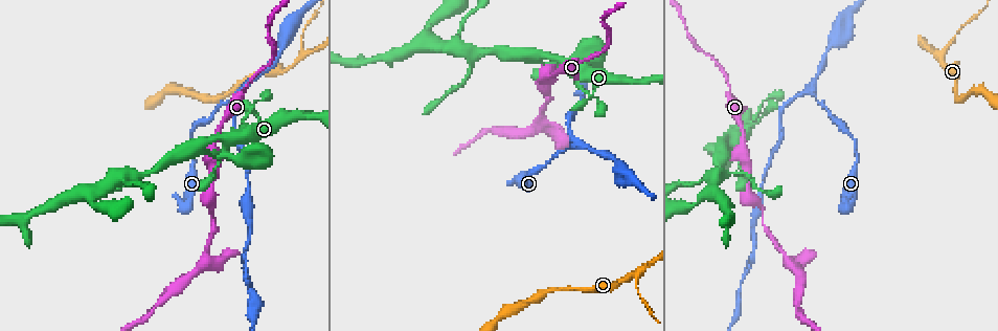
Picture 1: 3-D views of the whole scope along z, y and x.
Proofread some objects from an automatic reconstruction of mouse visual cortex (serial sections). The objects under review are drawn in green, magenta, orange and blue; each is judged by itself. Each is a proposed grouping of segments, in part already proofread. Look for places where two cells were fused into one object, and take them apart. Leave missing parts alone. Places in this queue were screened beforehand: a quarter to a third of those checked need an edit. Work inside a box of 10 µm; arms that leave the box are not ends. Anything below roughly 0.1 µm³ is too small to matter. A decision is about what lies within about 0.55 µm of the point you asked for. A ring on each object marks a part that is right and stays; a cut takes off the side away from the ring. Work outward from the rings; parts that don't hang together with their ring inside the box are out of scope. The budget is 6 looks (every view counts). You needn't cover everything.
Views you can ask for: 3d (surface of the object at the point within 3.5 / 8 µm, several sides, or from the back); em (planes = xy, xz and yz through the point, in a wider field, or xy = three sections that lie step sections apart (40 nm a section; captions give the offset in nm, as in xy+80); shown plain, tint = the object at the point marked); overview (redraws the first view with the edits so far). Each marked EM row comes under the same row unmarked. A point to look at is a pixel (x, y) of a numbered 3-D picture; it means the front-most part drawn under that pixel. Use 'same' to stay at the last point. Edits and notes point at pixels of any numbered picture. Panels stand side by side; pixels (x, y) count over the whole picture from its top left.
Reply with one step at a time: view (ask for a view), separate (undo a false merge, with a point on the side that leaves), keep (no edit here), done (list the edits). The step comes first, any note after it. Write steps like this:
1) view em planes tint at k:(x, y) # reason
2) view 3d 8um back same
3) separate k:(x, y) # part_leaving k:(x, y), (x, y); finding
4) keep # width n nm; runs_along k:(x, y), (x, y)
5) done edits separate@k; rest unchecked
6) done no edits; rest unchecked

view 3d 8um at 1:(941, 57) # arms part here

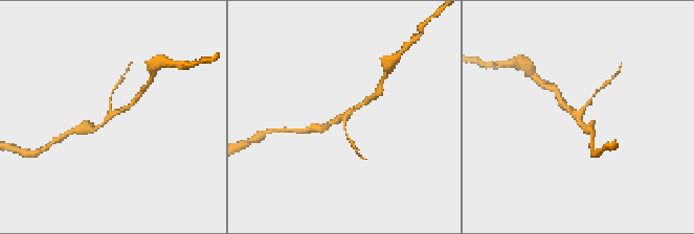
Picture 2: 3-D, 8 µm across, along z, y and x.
view em xy step 2 tint same # arms 3; arm_widths 100, 150, 150 nm

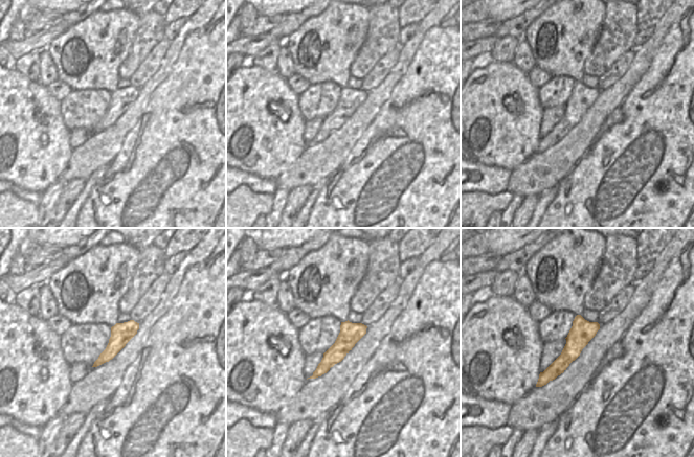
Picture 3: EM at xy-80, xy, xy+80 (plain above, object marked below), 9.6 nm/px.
keep # runs_along 2:(86, 130), (109, 117), (113, 90); all the same cell

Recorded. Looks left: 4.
view 3d 3.5um back at 1:(573, 146) # abrupt turn

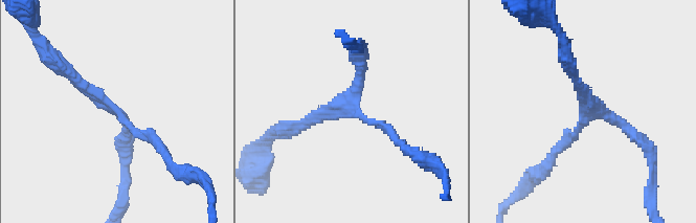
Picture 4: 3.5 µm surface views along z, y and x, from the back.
view em xy step 5 tint at 4:(122, 117) # arms 3; arm_widths 150, 150, 200 nm; need the tissue

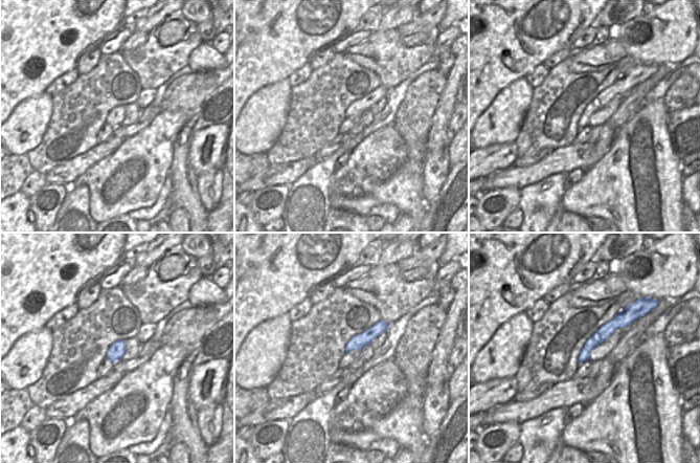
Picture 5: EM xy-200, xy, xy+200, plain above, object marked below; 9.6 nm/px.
keep # runs_along 5:(626, 318), (601, 334), (581, 359); all the same cell

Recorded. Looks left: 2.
view 3d 3.5um at 1:(733, 136) # arms part here

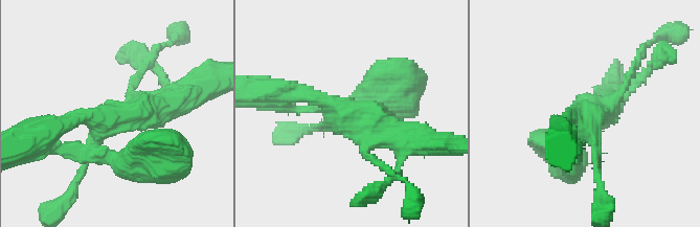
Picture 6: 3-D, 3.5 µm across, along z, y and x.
view em xy step 3 tint at 6:(345, 113) # shape alone is not enough

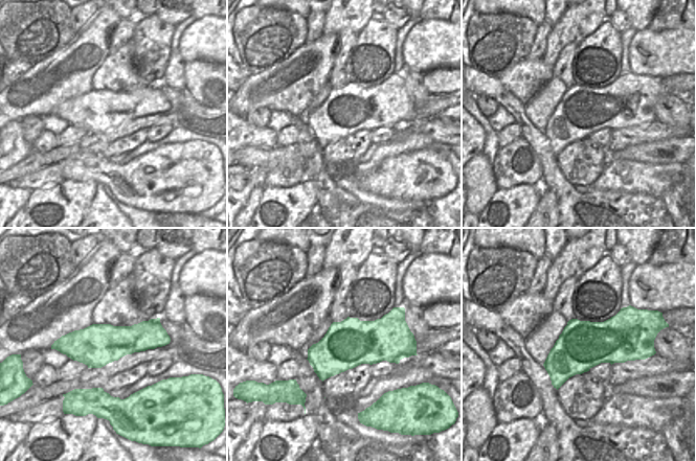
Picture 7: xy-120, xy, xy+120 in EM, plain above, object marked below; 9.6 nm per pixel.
keep # width 460 nm; runs_along 6:(407, 138), (320, 98), (281, 93); all the same cell

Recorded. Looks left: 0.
done no edits; rest unchecked

